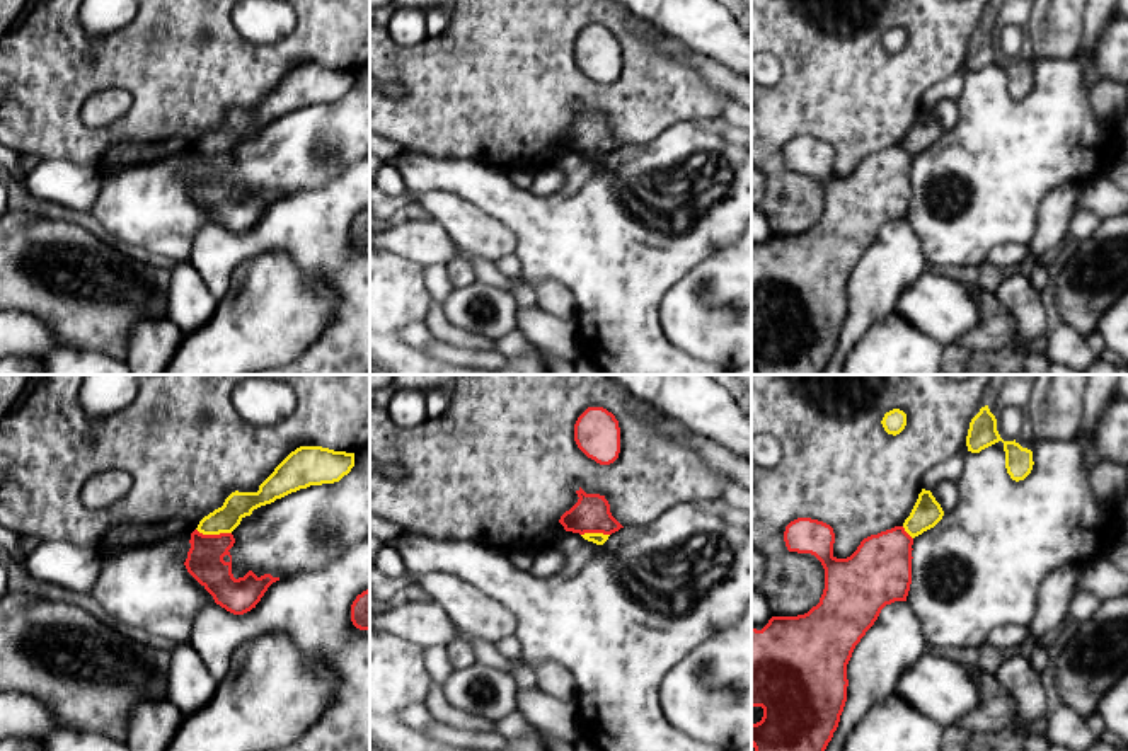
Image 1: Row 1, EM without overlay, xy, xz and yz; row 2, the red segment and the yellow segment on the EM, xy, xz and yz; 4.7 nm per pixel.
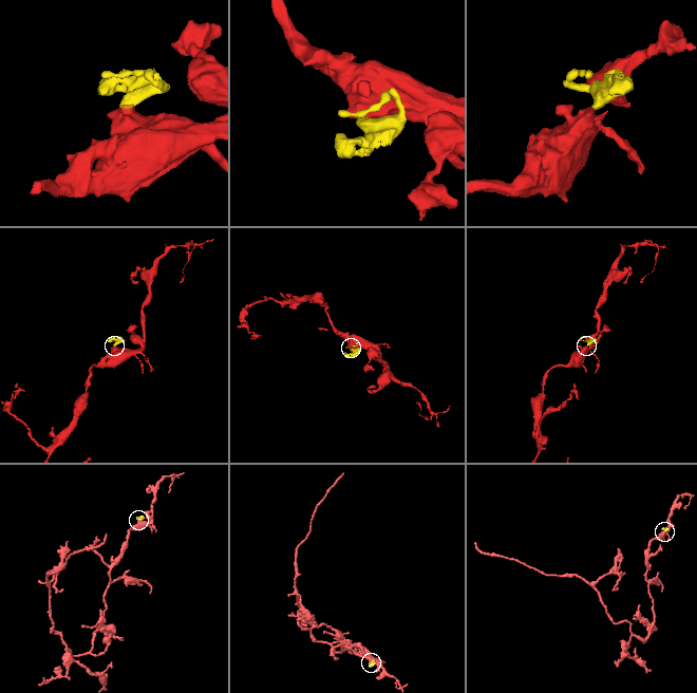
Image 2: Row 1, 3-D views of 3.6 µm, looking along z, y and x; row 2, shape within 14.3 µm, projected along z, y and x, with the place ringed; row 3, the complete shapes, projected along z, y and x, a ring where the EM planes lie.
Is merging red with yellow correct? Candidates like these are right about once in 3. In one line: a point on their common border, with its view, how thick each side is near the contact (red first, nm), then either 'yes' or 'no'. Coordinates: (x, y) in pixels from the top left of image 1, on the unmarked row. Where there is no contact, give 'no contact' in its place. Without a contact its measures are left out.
xy (213, 154) | 180/130 nm | no

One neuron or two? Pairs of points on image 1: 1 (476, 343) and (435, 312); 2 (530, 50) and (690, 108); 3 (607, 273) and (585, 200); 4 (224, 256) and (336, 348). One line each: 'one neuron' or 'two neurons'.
1: one neuron
2: one neuron
3: one neuron
4: one neuron

